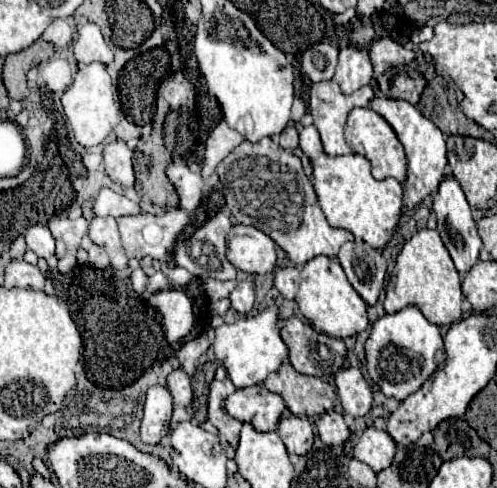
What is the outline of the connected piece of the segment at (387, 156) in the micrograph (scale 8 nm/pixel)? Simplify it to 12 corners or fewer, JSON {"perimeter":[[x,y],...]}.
{"perimeter":[[370,107],[352,109],[344,135],[376,179],[406,181],[394,129]]}

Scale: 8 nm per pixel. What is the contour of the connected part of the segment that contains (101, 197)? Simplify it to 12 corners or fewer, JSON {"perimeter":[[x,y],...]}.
{"perimeter":[[102,189],[94,201],[100,217],[142,213],[136,201]]}

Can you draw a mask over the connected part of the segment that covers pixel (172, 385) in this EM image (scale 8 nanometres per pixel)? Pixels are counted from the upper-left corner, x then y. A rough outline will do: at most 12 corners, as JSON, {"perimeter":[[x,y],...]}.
{"perimeter":[[184,369],[168,375],[174,397],[170,431],[192,419],[192,387]]}

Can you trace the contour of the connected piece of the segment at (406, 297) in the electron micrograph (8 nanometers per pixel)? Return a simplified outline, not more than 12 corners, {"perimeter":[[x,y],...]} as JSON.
{"perimeter":[[438,231],[404,243],[384,309],[460,321],[460,275]]}

